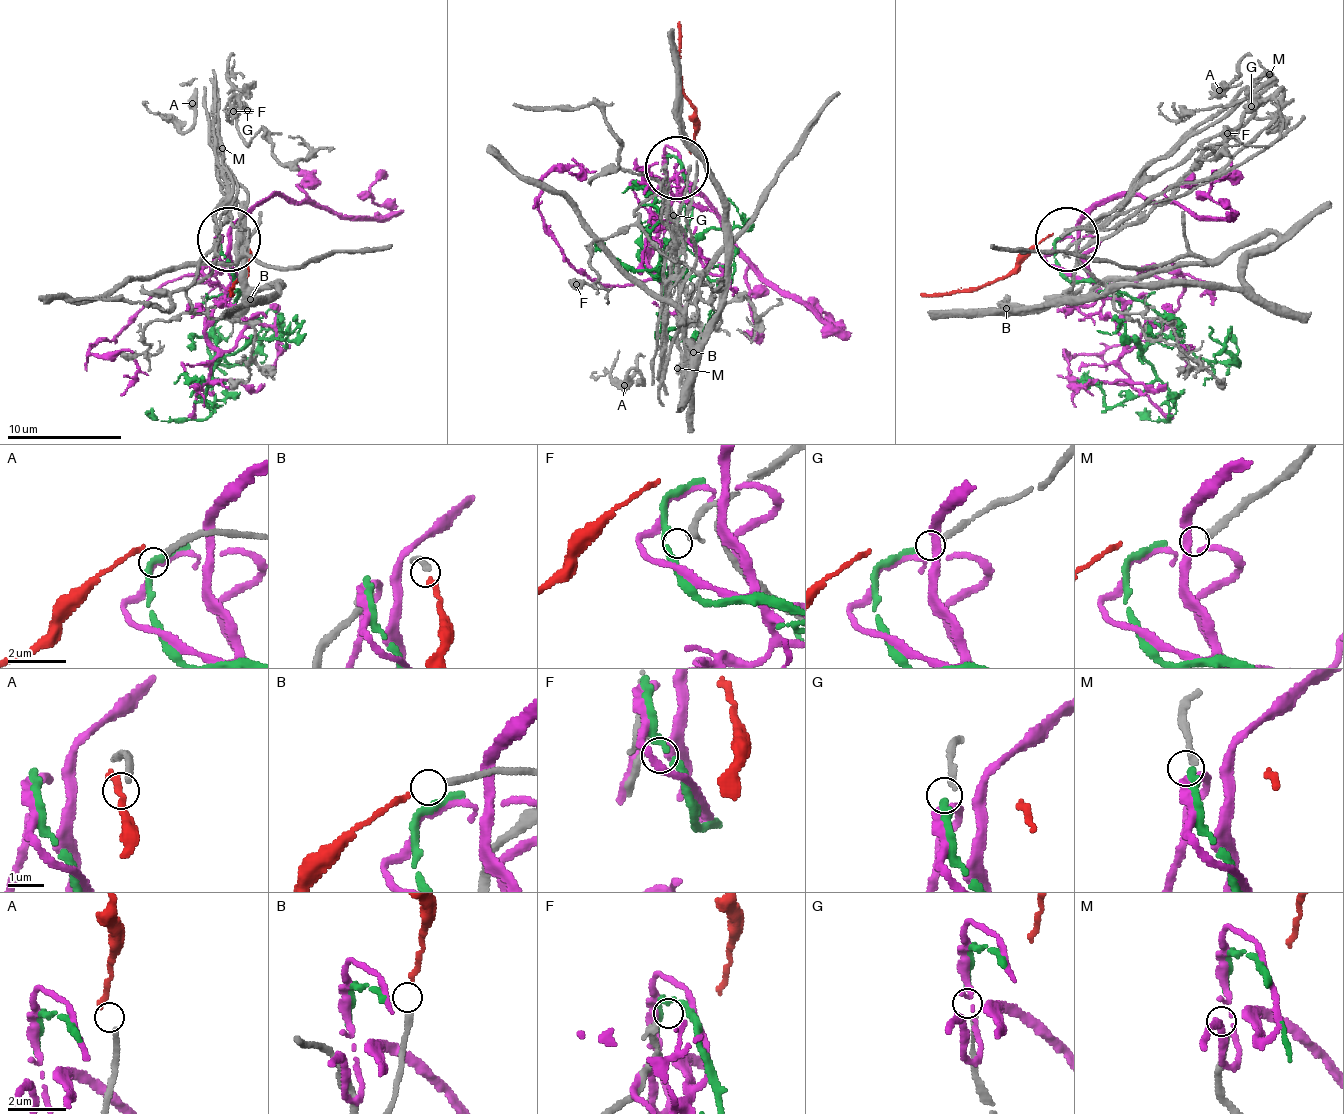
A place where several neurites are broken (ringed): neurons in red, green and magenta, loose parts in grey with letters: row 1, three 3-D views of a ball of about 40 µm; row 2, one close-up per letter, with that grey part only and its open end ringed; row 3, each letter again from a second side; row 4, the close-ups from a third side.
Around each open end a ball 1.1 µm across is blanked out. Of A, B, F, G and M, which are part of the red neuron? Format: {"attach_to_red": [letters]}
{"attach_to_red": ["B"]}

